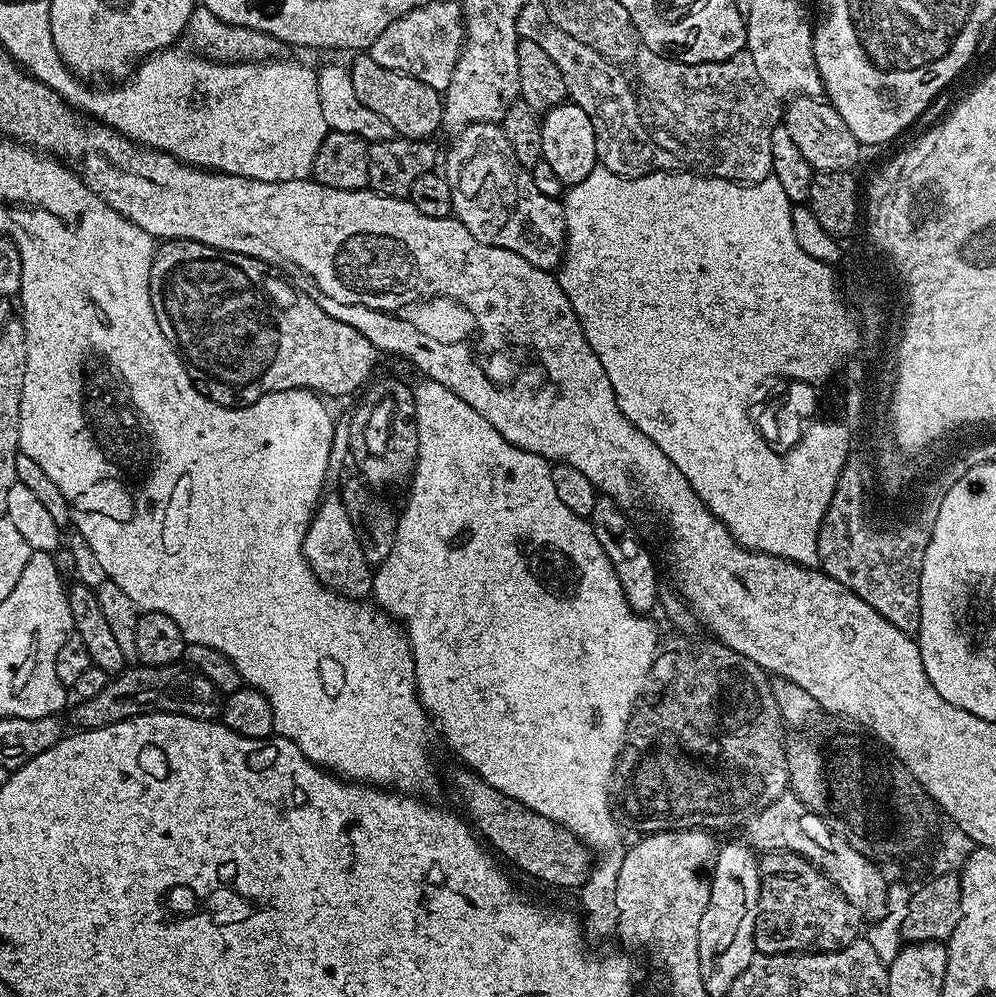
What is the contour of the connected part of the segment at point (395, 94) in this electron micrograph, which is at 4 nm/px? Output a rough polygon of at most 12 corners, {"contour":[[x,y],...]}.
{"contour":[[370,54],[350,64],[354,94],[396,136],[441,131],[444,102],[418,76]]}

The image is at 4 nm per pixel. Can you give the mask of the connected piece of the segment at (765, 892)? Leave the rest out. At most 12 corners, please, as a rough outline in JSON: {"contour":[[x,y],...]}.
{"contour":[[797,852],[760,856],[759,955],[837,952],[862,921]]}

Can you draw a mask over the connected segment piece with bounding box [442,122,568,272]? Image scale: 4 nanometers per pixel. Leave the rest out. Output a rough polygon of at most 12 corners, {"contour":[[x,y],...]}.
{"contour":[[496,122],[455,133],[442,160],[472,237],[547,272],[564,205],[534,186]]}

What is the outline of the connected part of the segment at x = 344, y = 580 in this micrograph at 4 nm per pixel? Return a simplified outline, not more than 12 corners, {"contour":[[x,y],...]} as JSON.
{"contour":[[341,493],[316,506],[304,557],[324,587],[367,597],[373,569]]}

